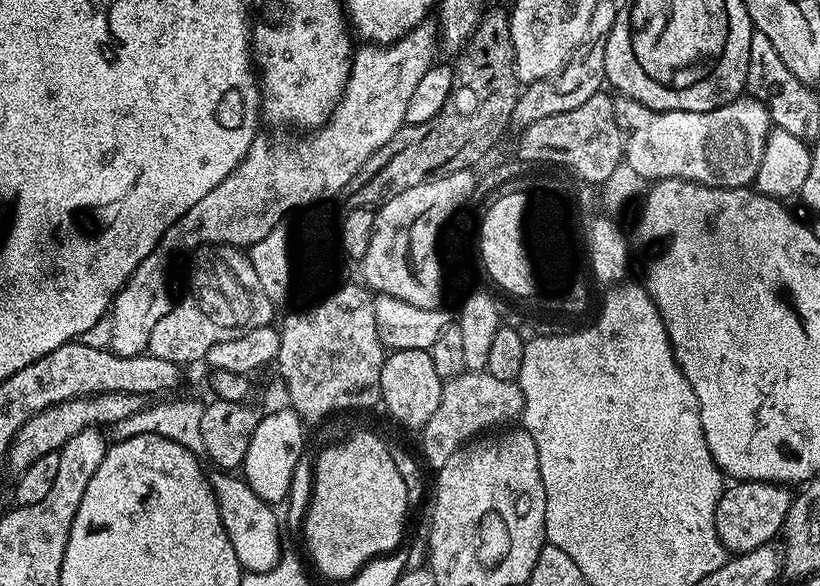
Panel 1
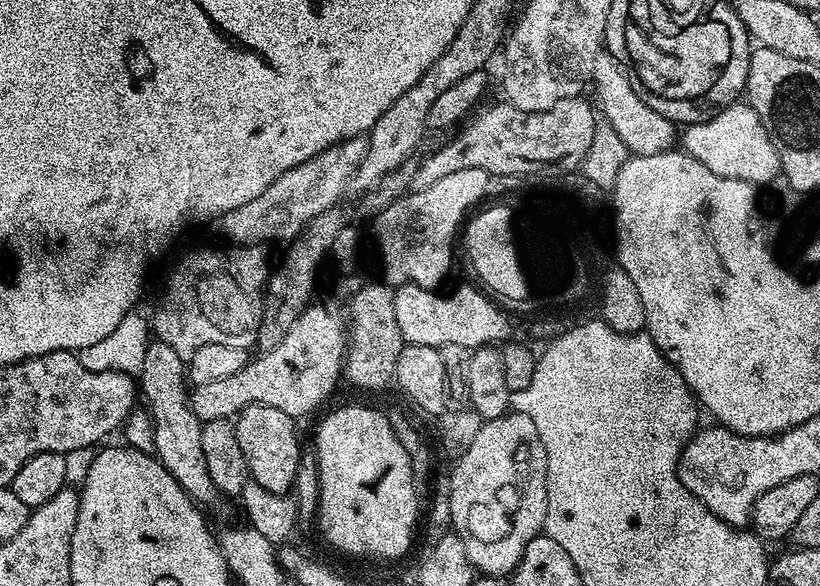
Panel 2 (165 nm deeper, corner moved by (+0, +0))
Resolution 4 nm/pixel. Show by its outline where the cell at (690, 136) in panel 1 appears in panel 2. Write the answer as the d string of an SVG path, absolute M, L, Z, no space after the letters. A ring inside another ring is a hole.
M606 50L600 51L598 58L594 58L594 70L590 84L593 89L596 87L597 101L595 100L595 103L598 105L598 112L603 123L609 124L614 130L614 134L618 134L618 138L622 138L622 142L626 142L629 153L649 156L667 152L677 143L677 125L662 114L650 110L650 106L646 106L646 102L642 102L642 98L638 98L638 94L634 94L623 68Z

